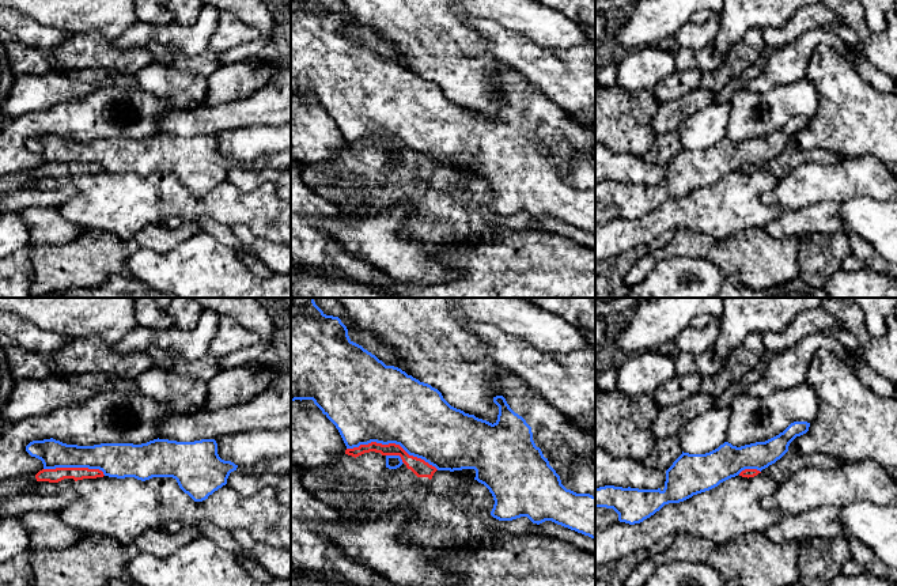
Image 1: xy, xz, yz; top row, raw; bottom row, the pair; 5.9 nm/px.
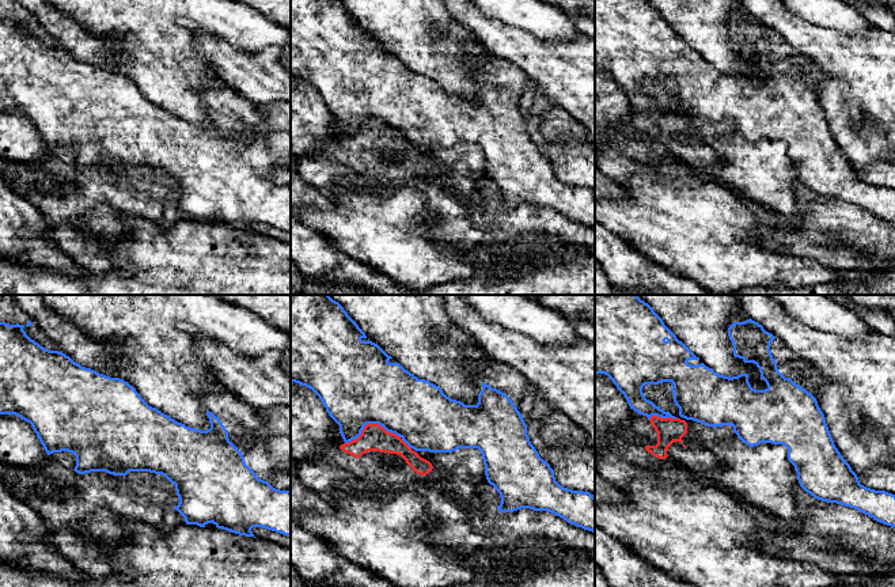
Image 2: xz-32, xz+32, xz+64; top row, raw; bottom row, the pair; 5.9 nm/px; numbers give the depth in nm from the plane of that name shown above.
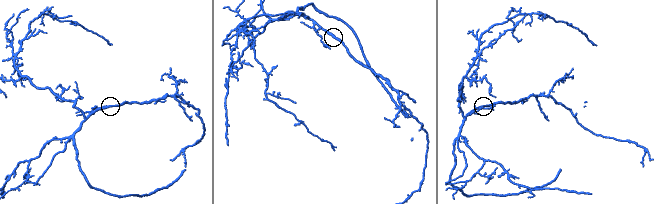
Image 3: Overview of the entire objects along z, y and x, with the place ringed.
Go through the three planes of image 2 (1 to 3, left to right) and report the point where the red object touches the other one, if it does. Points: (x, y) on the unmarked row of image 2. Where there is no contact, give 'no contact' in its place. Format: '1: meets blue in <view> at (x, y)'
1: no contact
2: meets blue in xz+32 at (376, 118)
3: meets blue in xz+64 at (662, 113)

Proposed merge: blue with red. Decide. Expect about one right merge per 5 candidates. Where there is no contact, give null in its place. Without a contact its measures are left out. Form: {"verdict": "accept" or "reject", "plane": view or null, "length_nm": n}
{"verdict": "reject", "plane": "xz", "length_nm": 550}

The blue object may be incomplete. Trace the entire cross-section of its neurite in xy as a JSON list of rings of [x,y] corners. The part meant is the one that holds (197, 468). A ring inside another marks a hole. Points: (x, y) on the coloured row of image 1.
[[[50,438],[30,442],[26,451],[41,460],[43,469],[88,468],[99,469],[109,477],[141,481],[173,477],[194,502],[208,499],[226,485],[230,473],[238,468],[219,457],[215,439],[177,442],[158,438],[141,445],[77,446]]]

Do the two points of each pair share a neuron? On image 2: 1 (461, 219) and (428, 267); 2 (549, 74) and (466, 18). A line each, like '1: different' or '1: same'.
1: different
2: same

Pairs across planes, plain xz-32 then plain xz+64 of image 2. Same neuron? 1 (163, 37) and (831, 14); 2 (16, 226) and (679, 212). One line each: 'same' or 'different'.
1: same
2: different

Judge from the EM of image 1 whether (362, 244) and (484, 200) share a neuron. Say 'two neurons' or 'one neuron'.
two neurons

